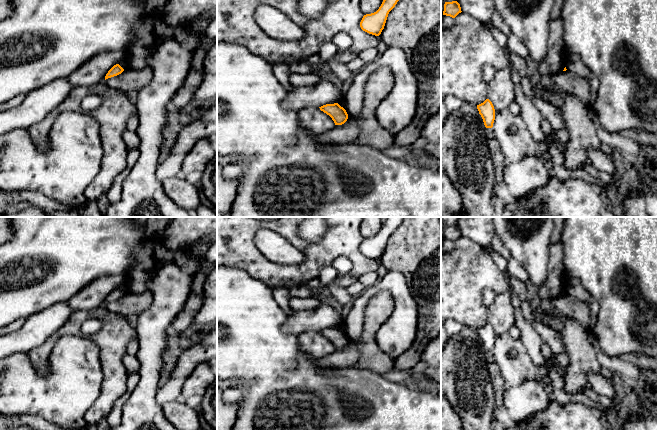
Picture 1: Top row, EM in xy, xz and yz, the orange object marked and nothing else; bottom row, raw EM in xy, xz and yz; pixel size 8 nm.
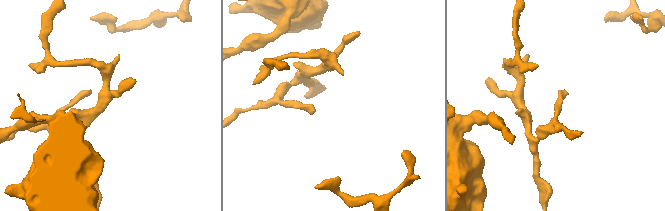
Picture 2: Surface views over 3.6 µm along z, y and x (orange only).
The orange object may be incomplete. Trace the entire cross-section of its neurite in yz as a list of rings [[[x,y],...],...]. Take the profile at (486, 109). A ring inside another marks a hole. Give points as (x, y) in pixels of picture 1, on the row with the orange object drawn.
[[[486,99],[483,103],[477,105],[479,114],[481,115],[486,128],[492,128],[495,120],[495,109],[492,102]]]

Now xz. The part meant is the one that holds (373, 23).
[[[383,0],[379,9],[371,14],[363,16],[360,27],[363,31],[379,36],[384,29],[389,12],[395,7],[399,0]]]

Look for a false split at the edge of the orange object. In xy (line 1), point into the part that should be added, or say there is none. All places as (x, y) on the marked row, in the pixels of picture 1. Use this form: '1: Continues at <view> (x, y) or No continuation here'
1: No continuation here

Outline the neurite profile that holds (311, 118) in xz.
[[[306,106],[297,112],[300,126],[316,136],[326,133],[335,127],[332,118],[319,107]]]

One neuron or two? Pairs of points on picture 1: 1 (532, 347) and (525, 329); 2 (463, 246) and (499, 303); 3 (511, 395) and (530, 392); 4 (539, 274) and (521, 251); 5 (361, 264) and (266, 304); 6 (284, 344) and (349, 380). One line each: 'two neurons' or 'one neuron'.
1: one neuron
2: two neurons
3: one neuron
4: one neuron
5: two neurons
6: one neuron

